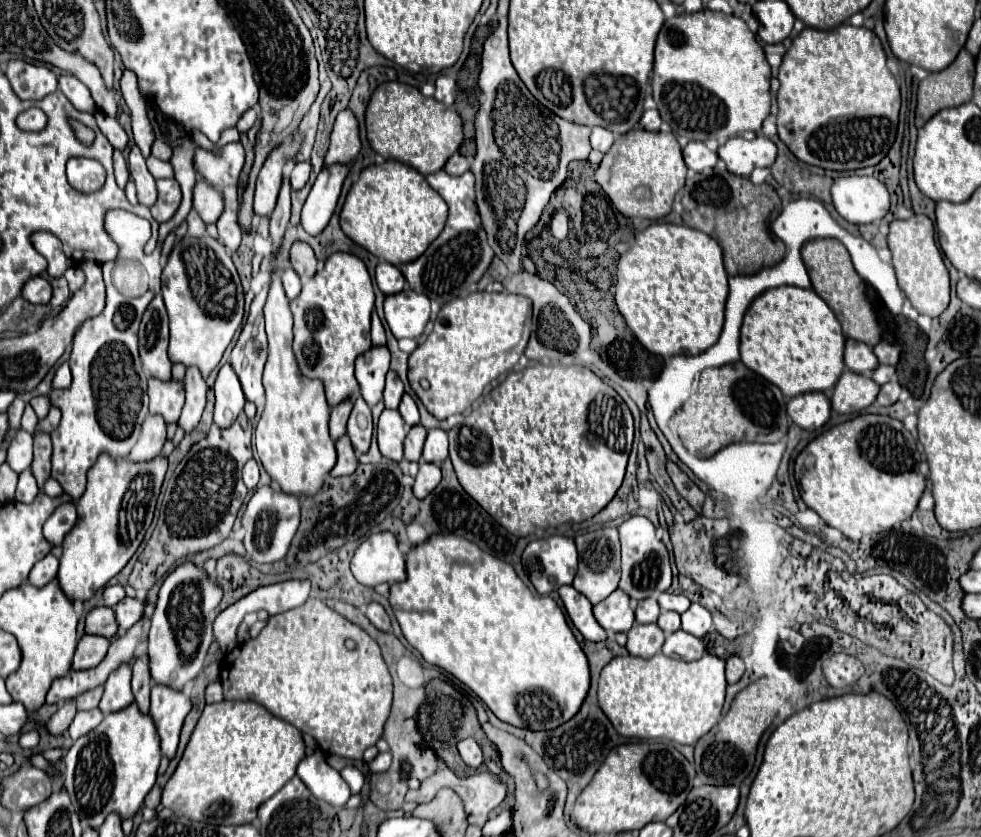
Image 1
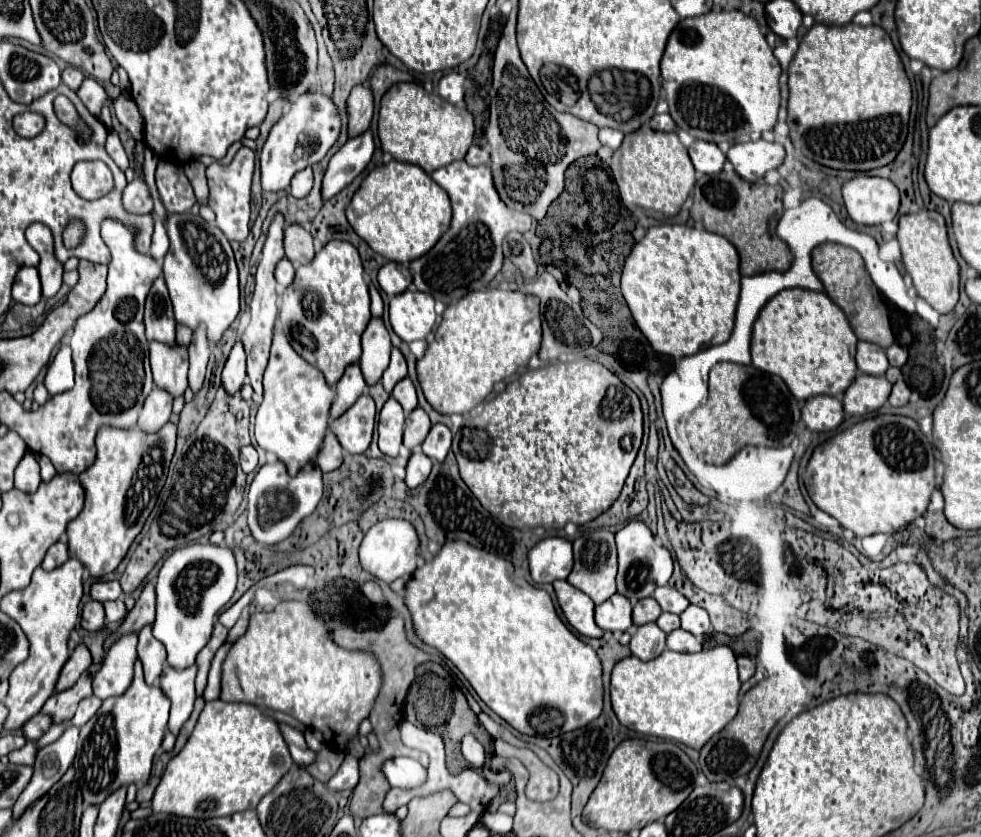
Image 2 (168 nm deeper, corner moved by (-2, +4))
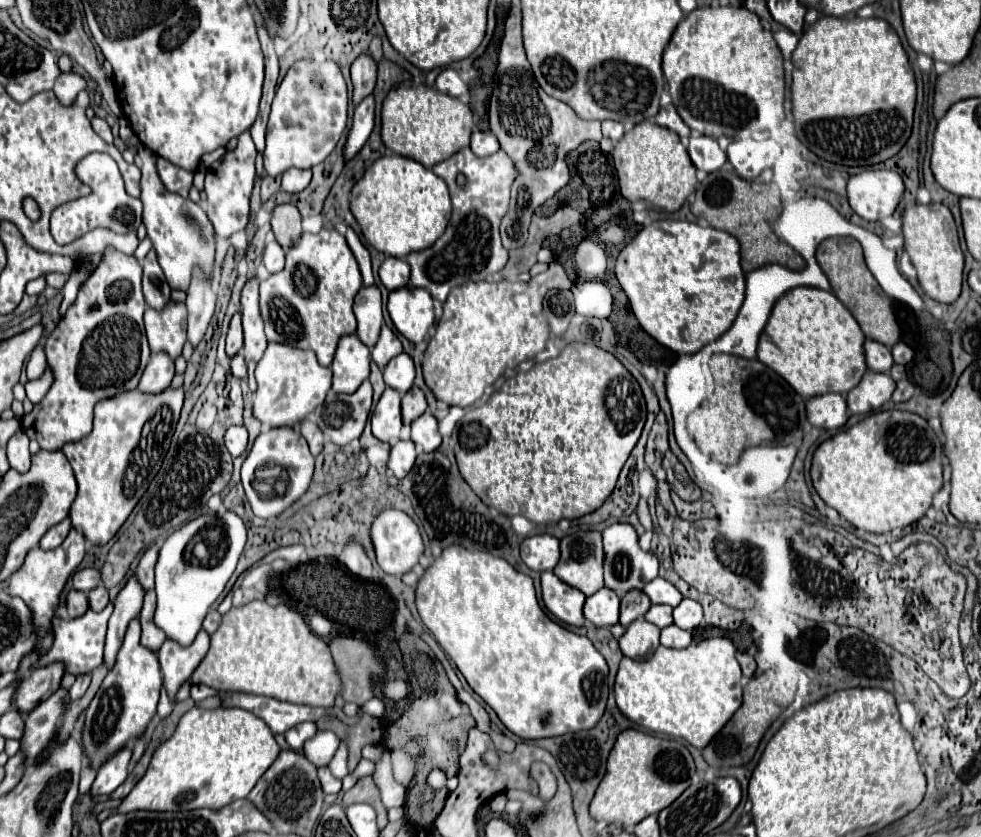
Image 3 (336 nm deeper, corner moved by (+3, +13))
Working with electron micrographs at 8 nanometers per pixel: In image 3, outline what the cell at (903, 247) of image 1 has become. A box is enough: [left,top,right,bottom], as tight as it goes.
[903,203,965,303]

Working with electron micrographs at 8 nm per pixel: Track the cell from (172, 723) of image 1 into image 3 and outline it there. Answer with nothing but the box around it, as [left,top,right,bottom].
[157,629,209,699]

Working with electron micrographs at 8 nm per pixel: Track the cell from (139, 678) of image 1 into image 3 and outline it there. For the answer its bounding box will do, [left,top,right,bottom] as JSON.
[141,591,165,651]

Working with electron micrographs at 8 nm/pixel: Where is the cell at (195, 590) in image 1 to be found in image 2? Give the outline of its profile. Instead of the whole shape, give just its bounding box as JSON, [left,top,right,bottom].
[154,544,236,670]

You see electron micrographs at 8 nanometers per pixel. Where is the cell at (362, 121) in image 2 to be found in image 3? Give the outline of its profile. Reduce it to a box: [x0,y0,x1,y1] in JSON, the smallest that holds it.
[351,53,377,105]

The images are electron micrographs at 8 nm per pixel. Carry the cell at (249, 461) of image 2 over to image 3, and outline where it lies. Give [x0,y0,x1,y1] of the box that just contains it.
[225,425,247,457]

